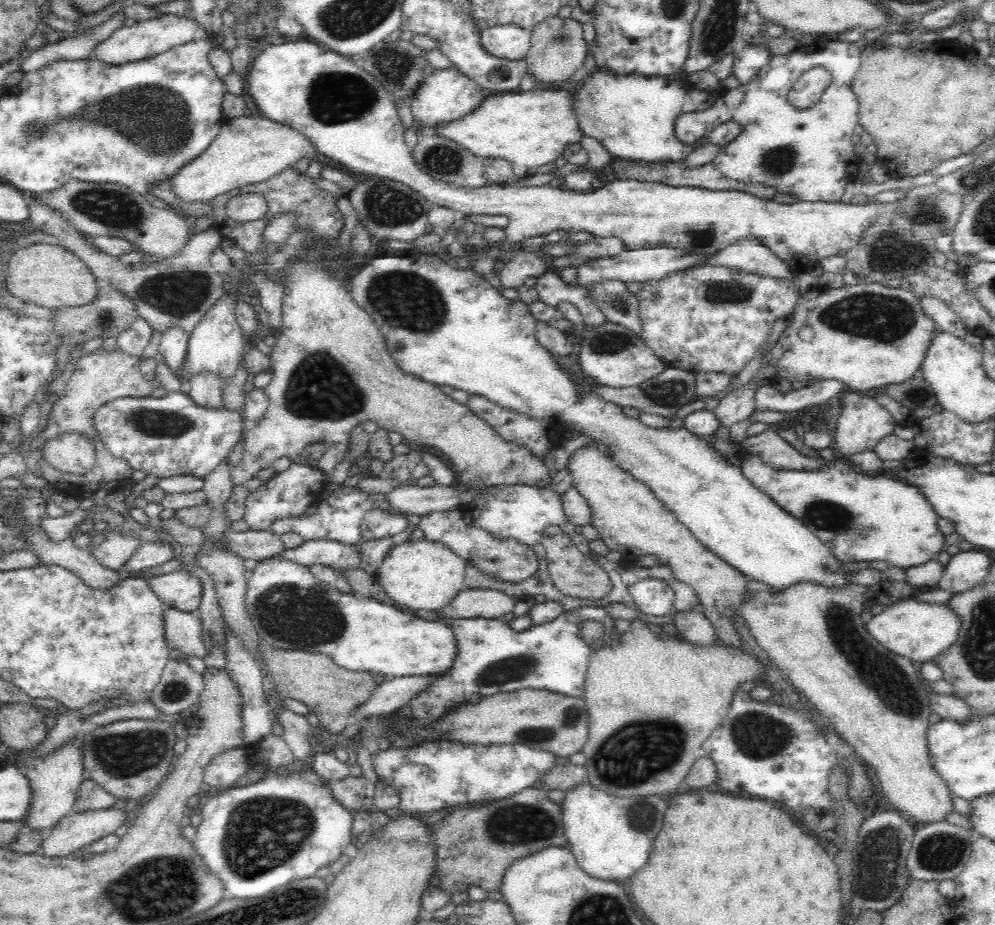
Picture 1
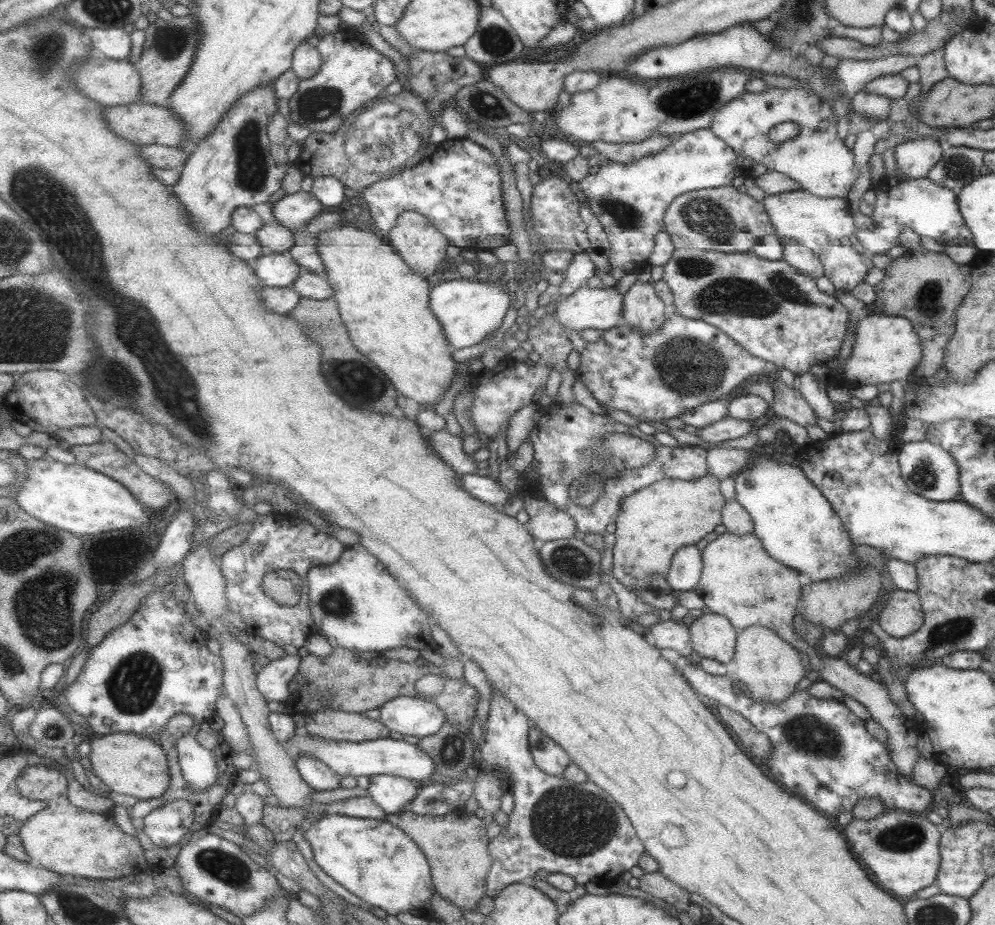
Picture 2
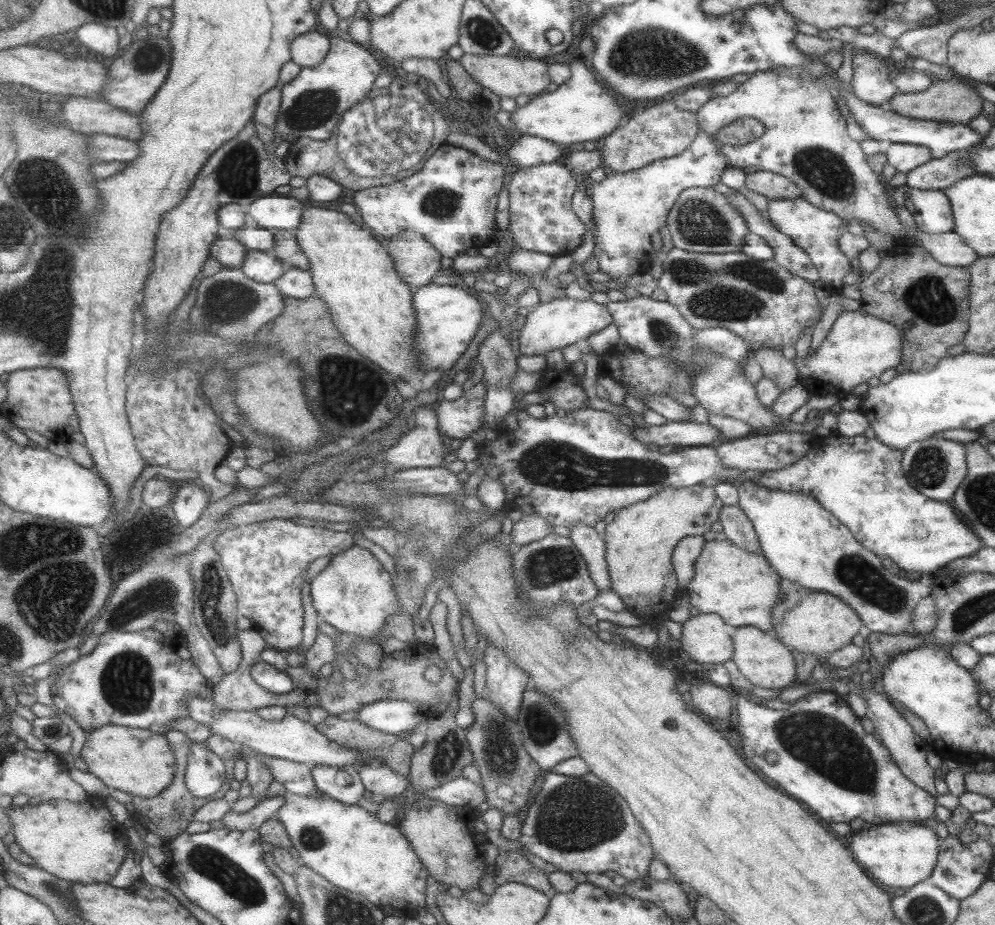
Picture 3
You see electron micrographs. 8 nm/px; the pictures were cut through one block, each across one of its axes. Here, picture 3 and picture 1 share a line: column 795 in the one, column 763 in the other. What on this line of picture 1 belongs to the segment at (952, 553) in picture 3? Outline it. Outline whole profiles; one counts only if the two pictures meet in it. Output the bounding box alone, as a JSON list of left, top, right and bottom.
[739,450,945,569]

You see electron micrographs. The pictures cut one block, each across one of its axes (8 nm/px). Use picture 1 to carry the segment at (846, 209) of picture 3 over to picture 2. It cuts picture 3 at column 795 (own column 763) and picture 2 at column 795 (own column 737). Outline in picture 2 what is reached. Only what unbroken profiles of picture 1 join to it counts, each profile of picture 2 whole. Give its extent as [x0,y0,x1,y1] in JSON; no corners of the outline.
[709,88,859,197]

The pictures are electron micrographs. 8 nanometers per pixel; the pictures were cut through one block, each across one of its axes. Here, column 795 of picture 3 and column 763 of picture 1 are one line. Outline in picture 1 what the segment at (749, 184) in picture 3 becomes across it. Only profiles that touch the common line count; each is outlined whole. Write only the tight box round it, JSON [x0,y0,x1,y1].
[597,157,778,199]

